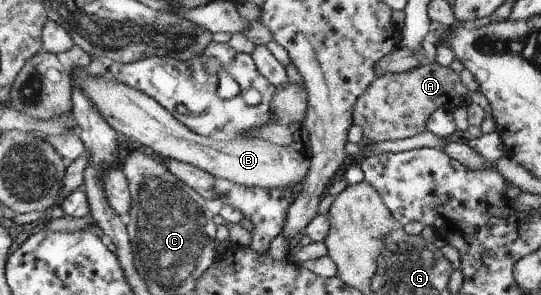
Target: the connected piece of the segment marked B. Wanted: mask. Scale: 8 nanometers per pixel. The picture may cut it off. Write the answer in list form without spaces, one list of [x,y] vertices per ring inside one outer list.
[[[75,66],[71,70],[70,81],[75,83],[75,87],[79,87],[89,103],[96,105],[99,115],[119,134],[128,137],[128,140],[139,142],[142,147],[152,152],[154,155],[160,156],[162,159],[177,159],[177,161],[189,163],[202,169],[215,179],[225,179],[231,182],[239,183],[247,187],[263,187],[265,189],[291,189],[296,192],[299,185],[304,182],[308,172],[310,171],[310,159],[308,153],[295,151],[291,147],[281,147],[263,139],[245,137],[239,140],[217,140],[212,137],[197,135],[188,127],[185,127],[180,121],[177,121],[167,109],[157,103],[155,99],[146,95],[142,91],[129,87],[125,83],[121,83],[108,74],[102,77],[95,77],[88,73],[86,67]]]

